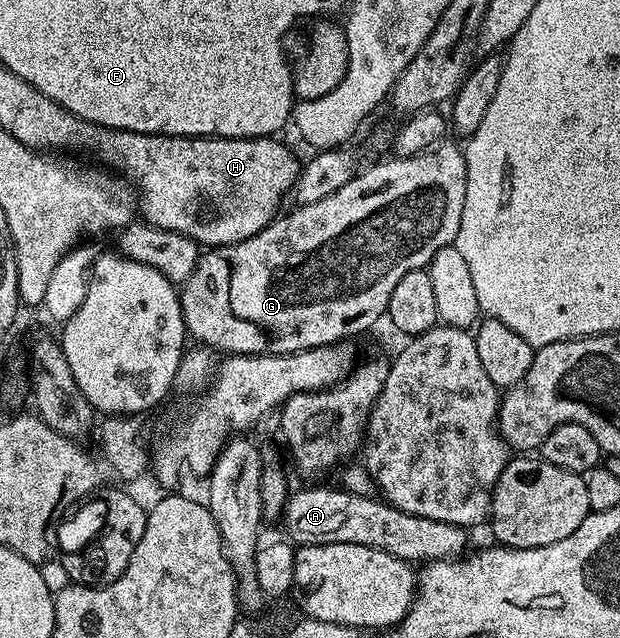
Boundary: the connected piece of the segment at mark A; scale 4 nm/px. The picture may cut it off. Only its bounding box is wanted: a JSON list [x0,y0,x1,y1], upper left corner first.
[282,486,469,562]

